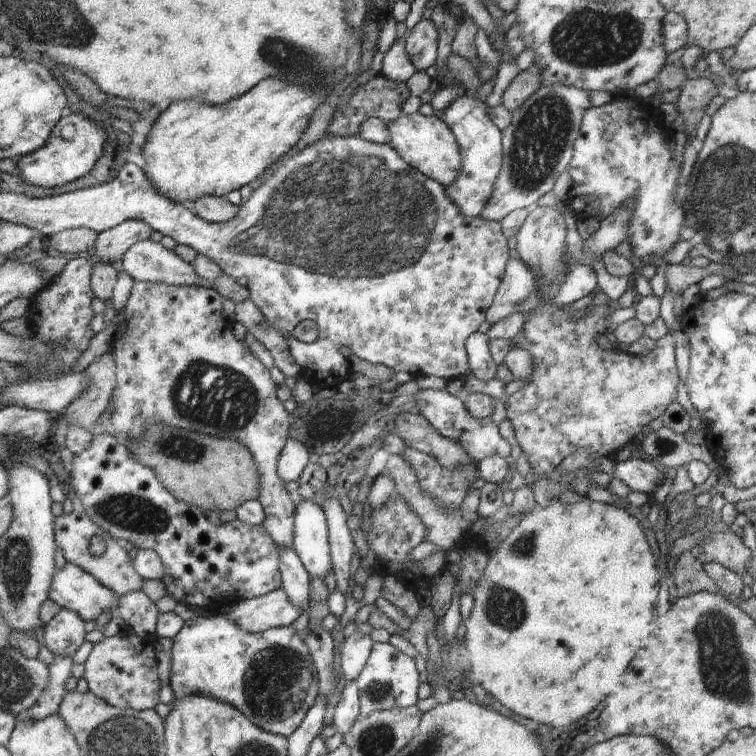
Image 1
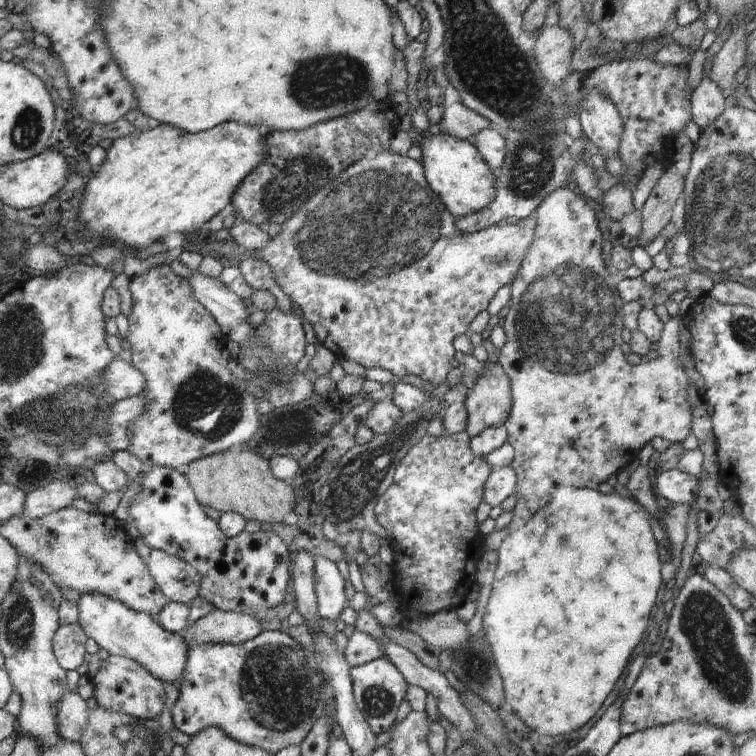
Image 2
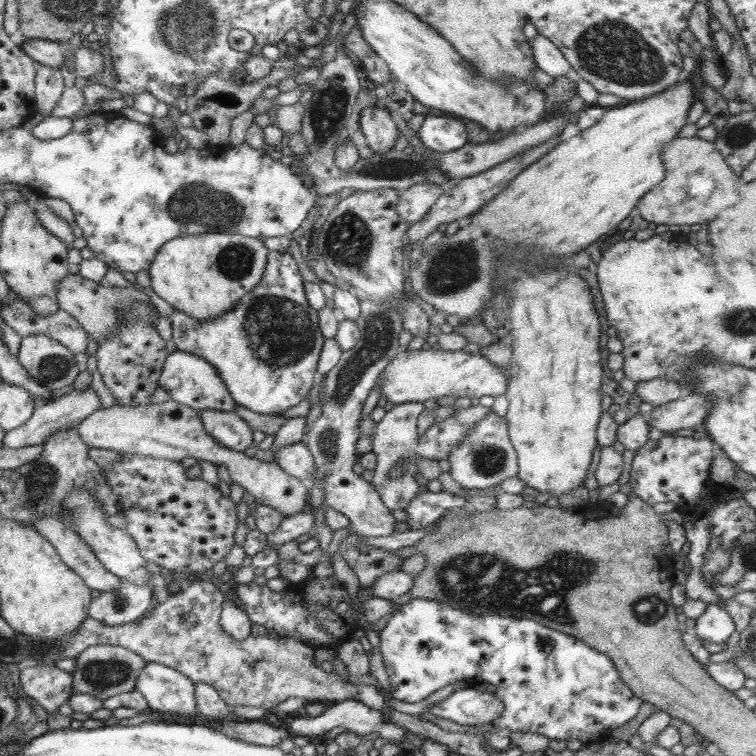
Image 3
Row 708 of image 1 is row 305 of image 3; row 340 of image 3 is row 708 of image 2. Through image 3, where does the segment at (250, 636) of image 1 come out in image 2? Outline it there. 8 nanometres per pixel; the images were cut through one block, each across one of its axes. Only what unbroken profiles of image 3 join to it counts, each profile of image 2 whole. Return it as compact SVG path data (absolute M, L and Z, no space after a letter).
M262 631L259 635L256 635L256 638L237 645L208 643L188 648L186 649L186 653L187 659L181 682L182 686L180 686L180 696L171 714L175 728L180 730L182 734L188 734L192 738L208 727L218 727L220 730L223 730L225 735L228 735L232 740L239 742L241 745L256 747L275 755L286 747L300 747L302 741L308 736L310 729L314 726L316 719L323 716L326 704L324 692L327 683L323 672L318 666L317 656L312 652L312 649L304 648L292 636L288 636L288 633L281 631Z

